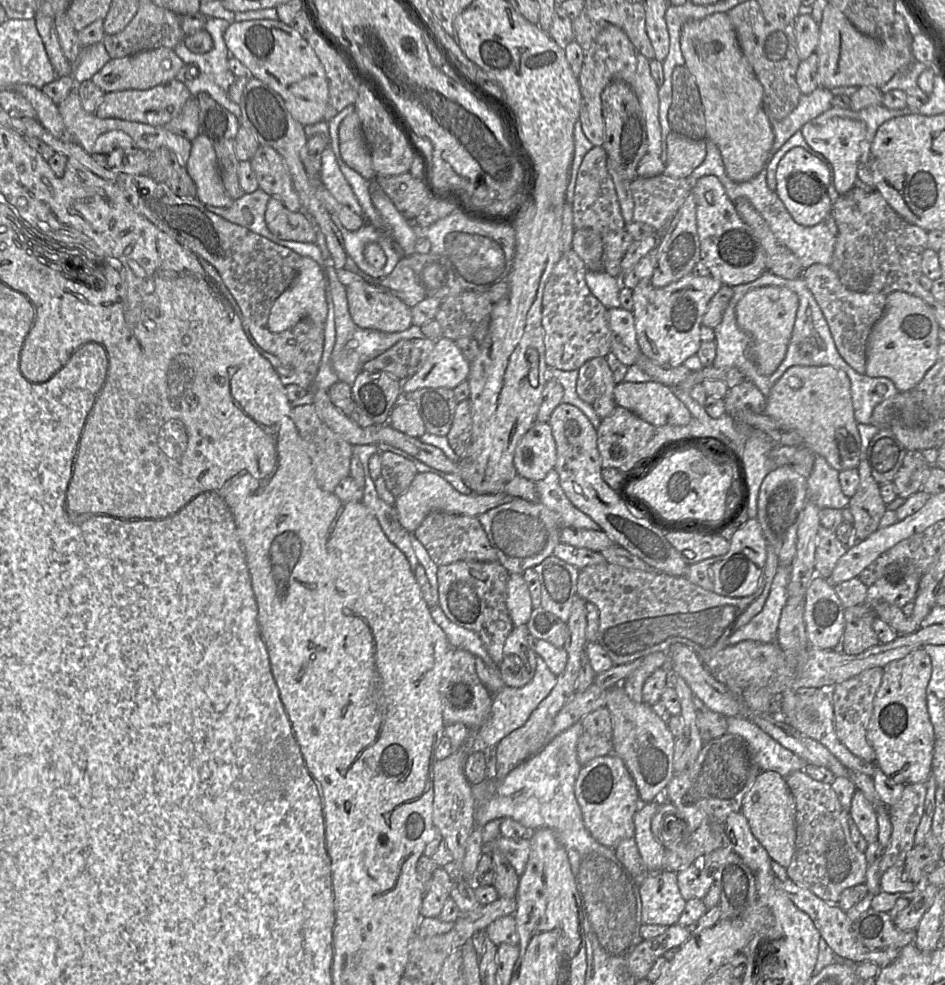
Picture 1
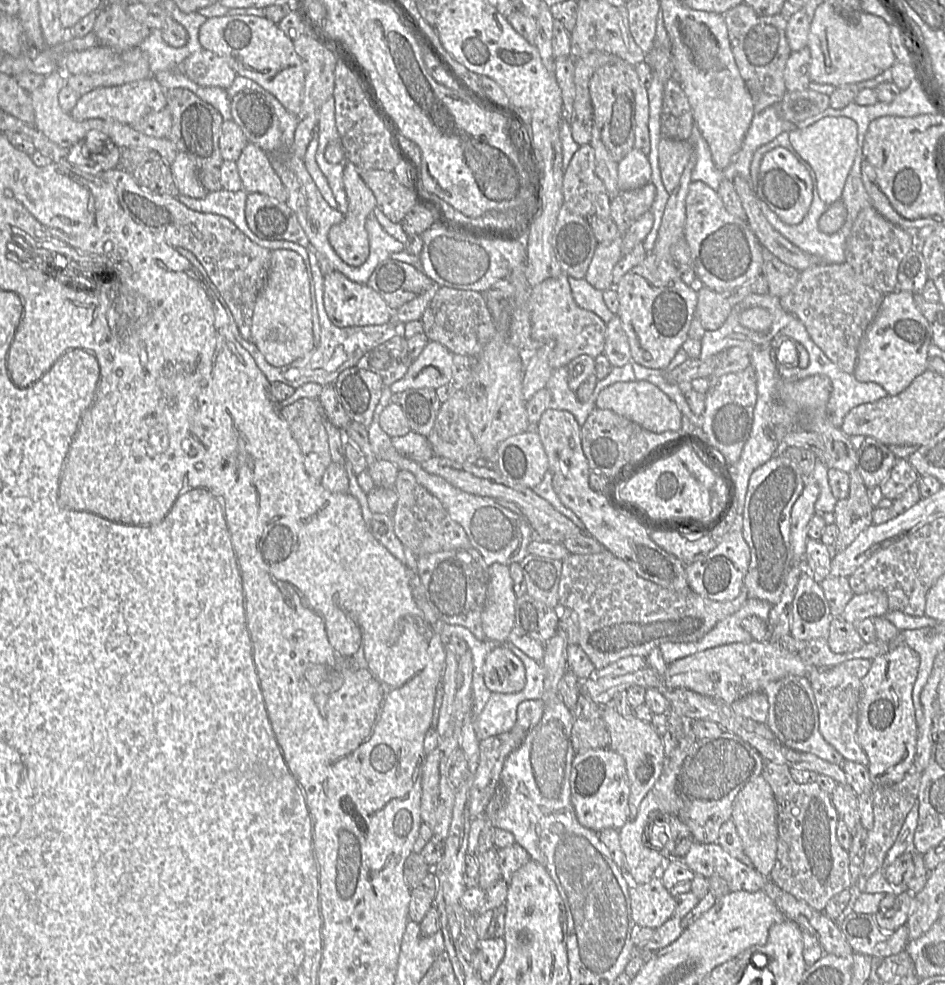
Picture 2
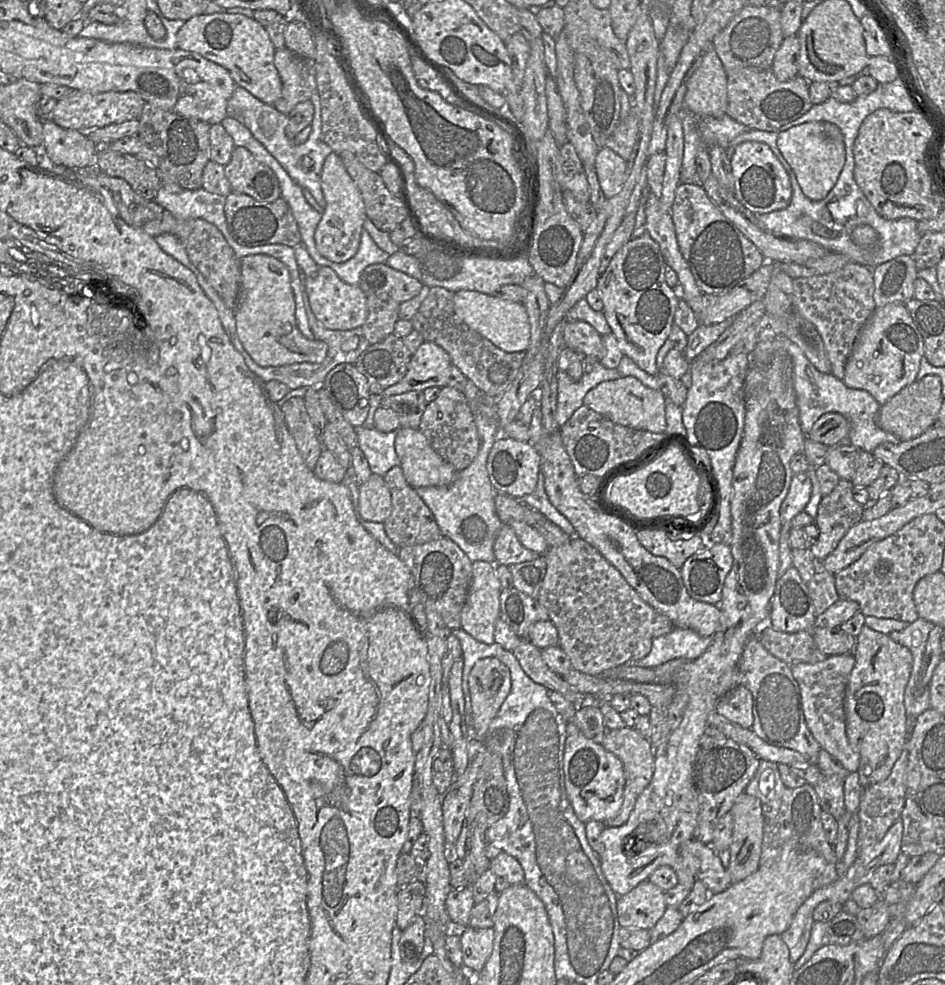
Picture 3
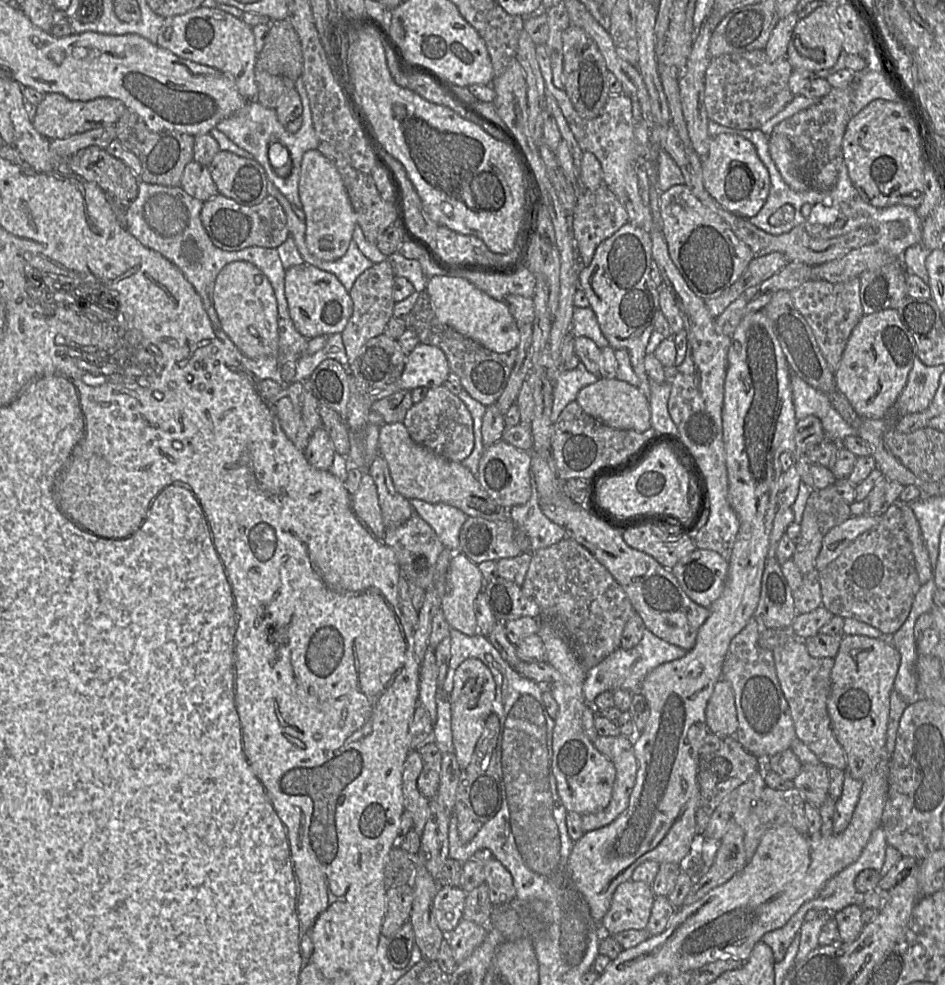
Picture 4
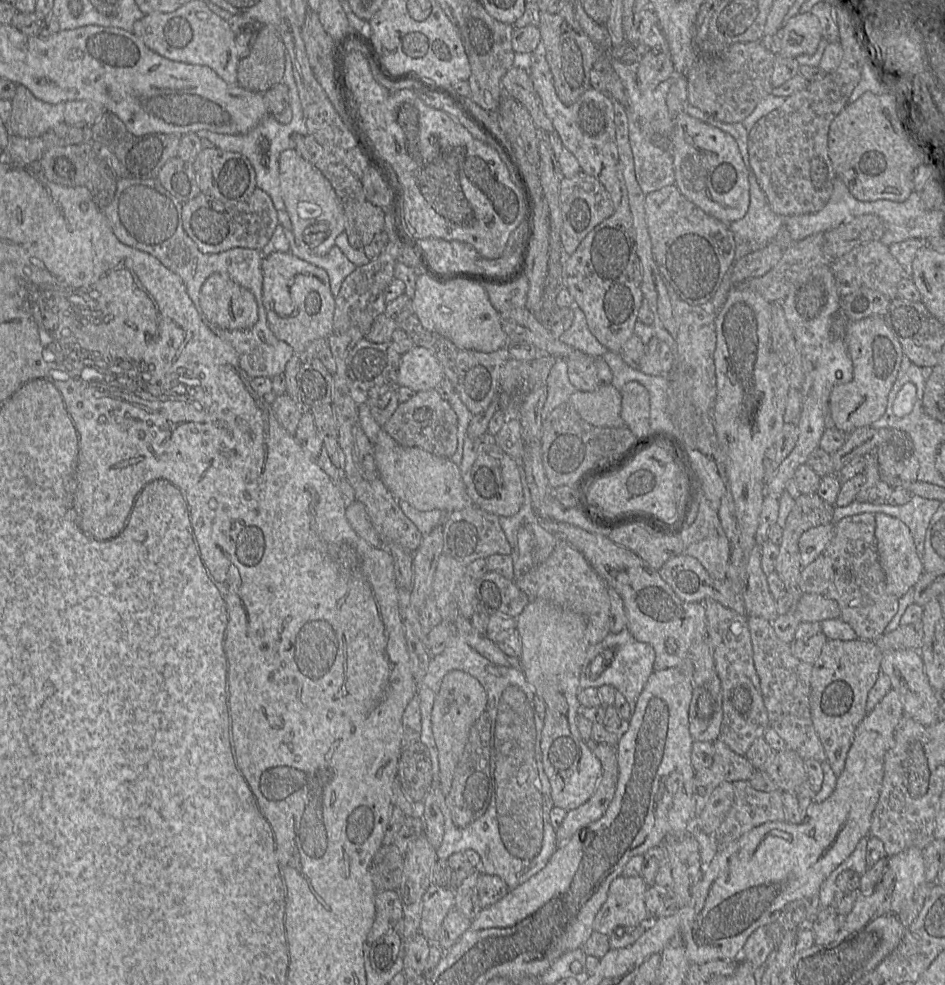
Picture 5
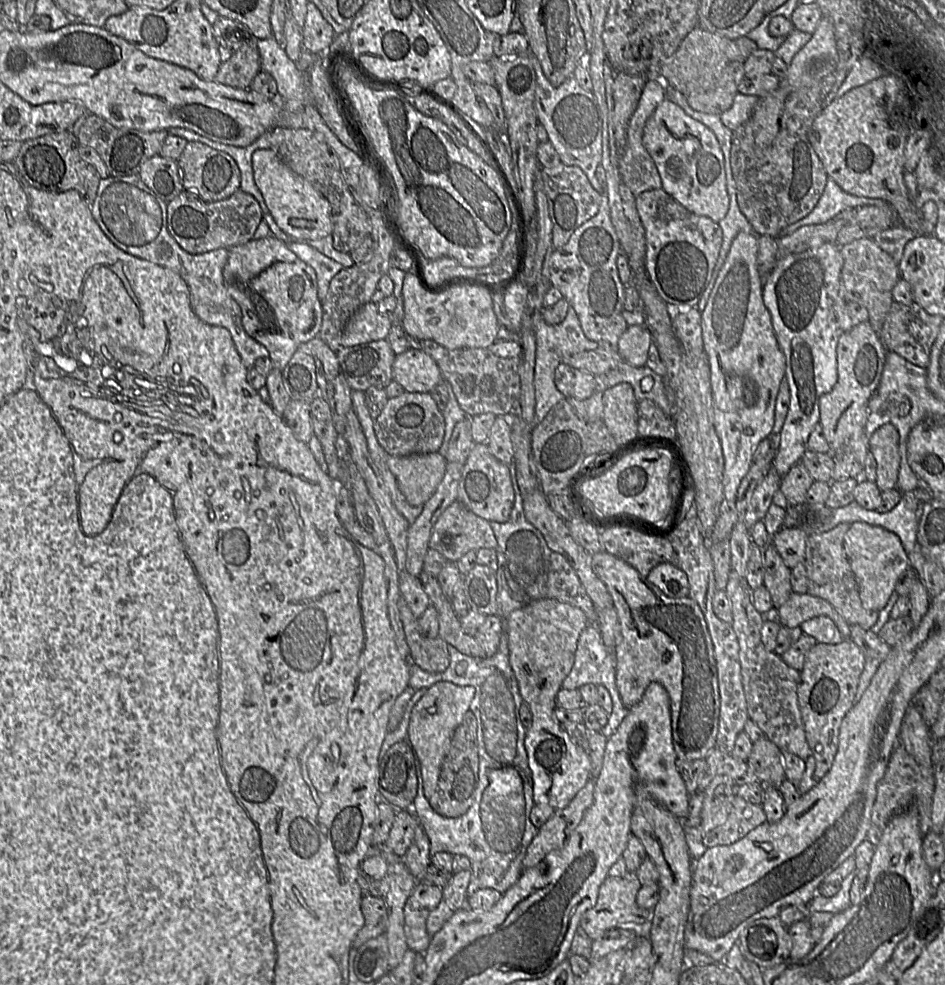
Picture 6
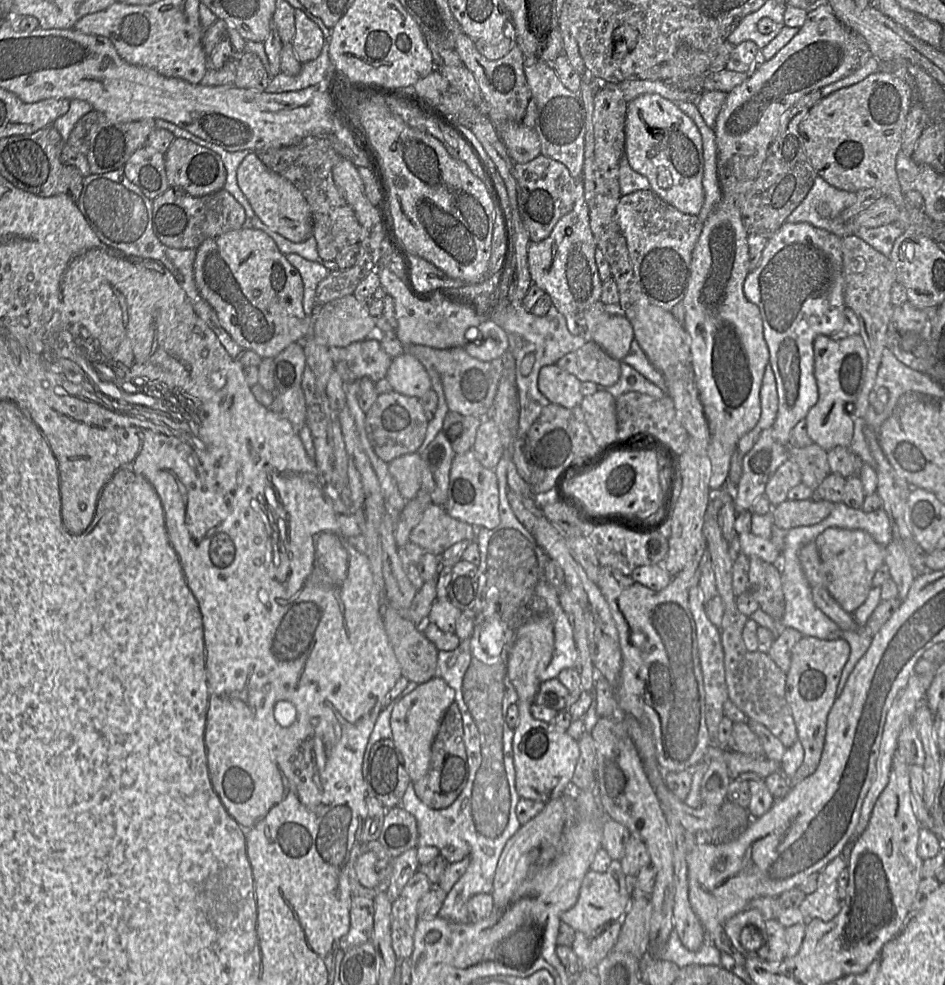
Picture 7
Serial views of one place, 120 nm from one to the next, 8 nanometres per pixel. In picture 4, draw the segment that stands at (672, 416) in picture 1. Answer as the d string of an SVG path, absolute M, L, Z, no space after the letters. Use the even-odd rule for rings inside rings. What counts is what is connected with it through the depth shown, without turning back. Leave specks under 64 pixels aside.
M600 378L597 382L582 388L575 401L586 414L611 428L637 432L652 431L649 399L638 387L617 378Z

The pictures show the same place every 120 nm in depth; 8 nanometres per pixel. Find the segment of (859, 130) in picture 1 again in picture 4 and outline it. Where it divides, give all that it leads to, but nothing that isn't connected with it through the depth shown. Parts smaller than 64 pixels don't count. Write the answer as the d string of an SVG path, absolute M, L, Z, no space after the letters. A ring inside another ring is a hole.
M771 135L769 138L769 152L784 182L796 192L811 189L796 173L795 154L792 143L783 135Z

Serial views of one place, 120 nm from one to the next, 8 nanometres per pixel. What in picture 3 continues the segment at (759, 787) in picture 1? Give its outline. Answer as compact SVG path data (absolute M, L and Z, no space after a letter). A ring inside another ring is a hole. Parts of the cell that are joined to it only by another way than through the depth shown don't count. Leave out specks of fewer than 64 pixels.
M742 793L731 810L734 828L726 866L733 883L750 876L761 866L764 816L760 800ZM736 855L737 864L730 857Z

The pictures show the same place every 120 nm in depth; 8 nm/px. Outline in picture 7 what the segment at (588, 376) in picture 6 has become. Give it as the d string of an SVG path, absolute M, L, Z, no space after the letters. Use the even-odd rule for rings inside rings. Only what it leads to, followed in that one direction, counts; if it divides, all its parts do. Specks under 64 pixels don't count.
M556 364L543 366L537 380L539 391L550 403L566 408L580 406L584 397L580 392L581 383L576 376Z

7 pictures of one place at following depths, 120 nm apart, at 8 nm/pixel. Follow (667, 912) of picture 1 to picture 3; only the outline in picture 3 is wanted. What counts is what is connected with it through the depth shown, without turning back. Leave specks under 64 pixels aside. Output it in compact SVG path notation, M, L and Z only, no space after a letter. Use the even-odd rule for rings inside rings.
M646 880L623 896L619 896L617 901L618 922L622 929L650 930L667 907L664 891Z

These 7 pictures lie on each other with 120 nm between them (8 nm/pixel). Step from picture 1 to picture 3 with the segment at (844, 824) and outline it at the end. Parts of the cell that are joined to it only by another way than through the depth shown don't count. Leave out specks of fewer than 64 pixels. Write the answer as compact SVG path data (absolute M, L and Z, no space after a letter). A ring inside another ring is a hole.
M761 760L760 766L744 793L757 797L762 806L764 830L760 863L770 866L780 856L791 853L817 853L825 860L825 868L813 881L814 891L834 883L840 876L839 860L828 841L821 821L823 811L818 795L810 784L788 788L781 780L778 764Z

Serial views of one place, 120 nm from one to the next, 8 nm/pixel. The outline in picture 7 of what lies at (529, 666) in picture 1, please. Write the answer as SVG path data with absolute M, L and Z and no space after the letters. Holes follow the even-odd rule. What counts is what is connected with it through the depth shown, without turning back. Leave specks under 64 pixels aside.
M435 676L419 684L394 705L390 717L392 740L404 759L405 768L412 782L425 775L431 759L431 747L445 713L455 700L455 690L442 678Z

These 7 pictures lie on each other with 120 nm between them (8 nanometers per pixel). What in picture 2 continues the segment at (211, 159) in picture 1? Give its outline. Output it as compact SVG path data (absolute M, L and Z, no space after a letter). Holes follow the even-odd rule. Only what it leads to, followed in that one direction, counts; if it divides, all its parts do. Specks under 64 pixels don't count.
M179 153L170 164L172 177L179 193L191 198L203 198L207 191L200 183L194 162L184 153Z

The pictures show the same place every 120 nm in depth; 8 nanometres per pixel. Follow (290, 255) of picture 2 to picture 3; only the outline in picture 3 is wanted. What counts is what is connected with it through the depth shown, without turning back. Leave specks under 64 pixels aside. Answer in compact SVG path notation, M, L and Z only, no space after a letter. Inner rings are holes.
M254 254L240 259L241 279L234 311L236 334L247 354L260 366L283 366L294 363L317 363L327 355L328 346L309 340L298 329L290 274L280 260Z

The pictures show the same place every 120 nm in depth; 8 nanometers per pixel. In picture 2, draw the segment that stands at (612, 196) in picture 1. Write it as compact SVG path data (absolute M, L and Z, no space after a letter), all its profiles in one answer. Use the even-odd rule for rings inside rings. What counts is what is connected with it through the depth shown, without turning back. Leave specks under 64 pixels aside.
M580 145L574 153L569 166L563 172L562 193L564 205L571 213L584 218L596 216L610 218L611 196L605 185L595 173L595 151L589 145Z

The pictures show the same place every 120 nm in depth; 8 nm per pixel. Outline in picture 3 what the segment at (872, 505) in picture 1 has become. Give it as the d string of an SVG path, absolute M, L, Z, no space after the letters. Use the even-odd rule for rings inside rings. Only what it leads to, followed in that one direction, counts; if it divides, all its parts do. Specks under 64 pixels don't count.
M840 479L818 505L814 524L819 534L810 550L819 563L832 553L852 526L863 520L865 508L854 499L853 488L851 480Z

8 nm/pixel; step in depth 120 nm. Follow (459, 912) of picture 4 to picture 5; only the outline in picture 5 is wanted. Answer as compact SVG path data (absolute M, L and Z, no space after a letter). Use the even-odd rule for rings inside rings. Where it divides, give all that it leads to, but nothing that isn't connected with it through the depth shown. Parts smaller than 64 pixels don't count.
M431 884L422 897L419 932L430 942L437 944L438 932L447 913L454 908L453 888Z

